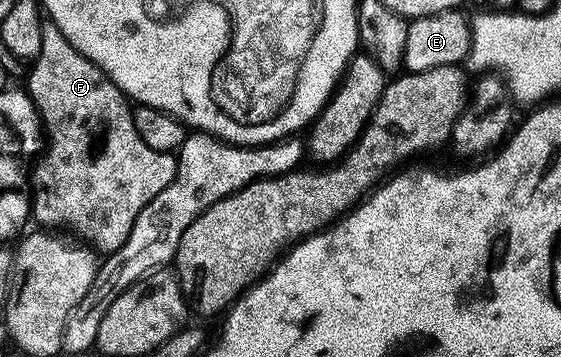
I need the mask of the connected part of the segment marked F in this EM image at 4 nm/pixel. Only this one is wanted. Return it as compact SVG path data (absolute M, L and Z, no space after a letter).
M44 22L41 34L42 50L31 65L32 73L26 85L46 137L46 151L35 161L36 173L33 171L30 176L34 189L32 216L41 224L41 229L56 230L59 224L65 224L81 236L79 239L88 248L111 254L126 242L138 214L172 184L177 157L170 152L150 150L150 146L142 142L134 126L134 108L128 97L98 65L66 42L66 34L62 34L56 24Z

